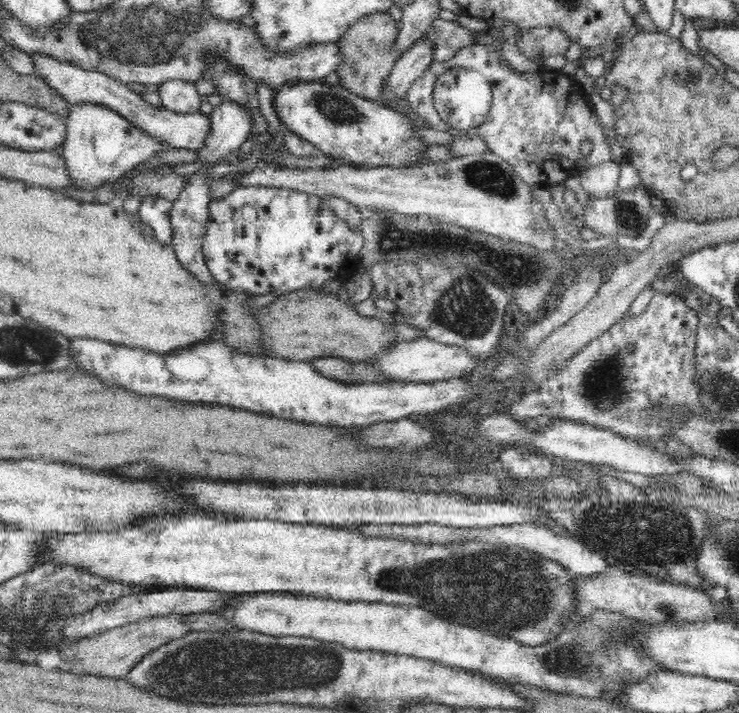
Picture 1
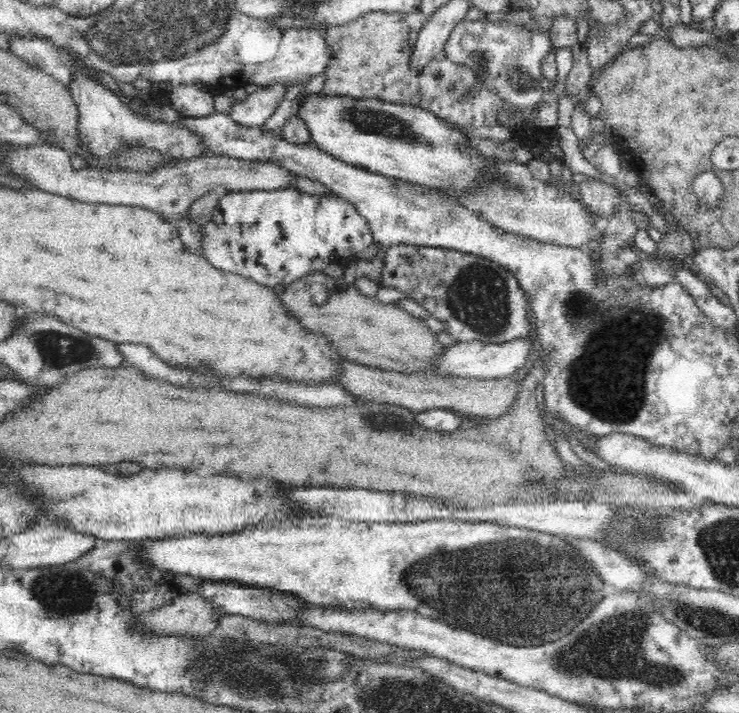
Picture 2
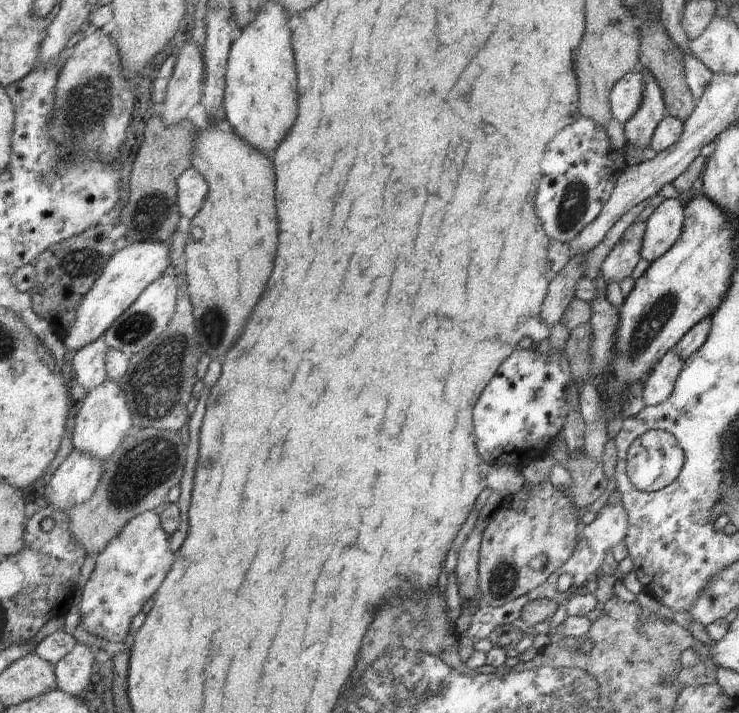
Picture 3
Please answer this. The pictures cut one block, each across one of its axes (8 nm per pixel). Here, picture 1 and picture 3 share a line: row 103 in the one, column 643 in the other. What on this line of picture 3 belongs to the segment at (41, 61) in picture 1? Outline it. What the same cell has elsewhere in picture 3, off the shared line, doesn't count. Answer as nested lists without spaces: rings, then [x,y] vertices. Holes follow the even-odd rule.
[[[639,67],[638,71],[644,78],[643,101],[640,102],[640,110],[636,110],[636,114],[624,124],[624,136],[628,145],[638,150],[647,150],[666,112],[662,91],[656,79],[644,68]]]

